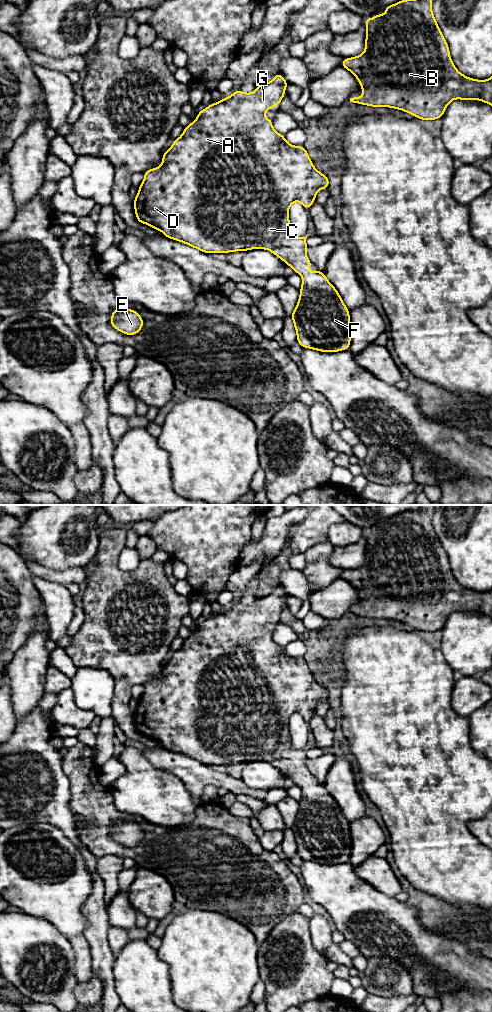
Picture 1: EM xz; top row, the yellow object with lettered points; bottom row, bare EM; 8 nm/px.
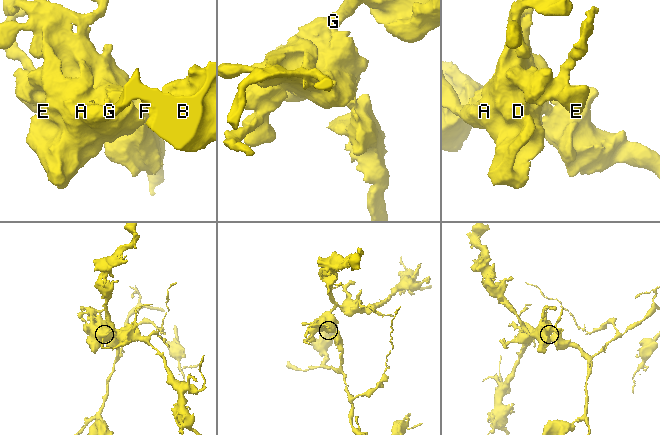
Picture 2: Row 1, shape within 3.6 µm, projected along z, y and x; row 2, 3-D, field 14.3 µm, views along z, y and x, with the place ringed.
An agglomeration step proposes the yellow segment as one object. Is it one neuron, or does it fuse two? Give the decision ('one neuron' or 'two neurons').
one neuron

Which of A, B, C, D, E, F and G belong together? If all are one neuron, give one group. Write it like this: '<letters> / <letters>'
A B C D E F G

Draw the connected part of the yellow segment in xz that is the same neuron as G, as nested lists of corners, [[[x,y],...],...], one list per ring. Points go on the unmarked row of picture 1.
[[[276,586],[273,592],[269,595],[260,594],[257,601],[252,605],[245,605],[240,602],[235,602],[232,607],[227,610],[210,616],[205,621],[197,625],[197,631],[192,633],[190,637],[184,640],[182,647],[173,653],[172,658],[163,666],[162,676],[160,679],[152,680],[144,685],[144,692],[138,700],[138,706],[134,710],[135,727],[139,735],[151,738],[158,743],[161,743],[167,750],[175,753],[180,753],[193,760],[196,760],[204,765],[229,765],[236,763],[247,763],[251,761],[266,761],[283,772],[287,778],[293,780],[294,784],[302,788],[302,798],[300,808],[295,822],[290,827],[294,834],[294,839],[297,846],[297,854],[303,860],[310,860],[320,864],[339,864],[349,861],[351,854],[351,835],[349,821],[345,818],[341,808],[336,800],[326,790],[324,784],[316,782],[307,786],[310,782],[312,774],[306,767],[308,760],[305,749],[295,749],[289,732],[289,720],[295,714],[299,713],[305,721],[309,721],[316,712],[316,706],[320,701],[329,700],[329,691],[326,687],[319,684],[313,677],[304,658],[293,658],[285,652],[285,648],[275,643],[272,639],[273,631],[266,631],[265,625],[271,623],[270,619],[279,618],[282,610],[285,608],[285,601],[289,595],[284,591],[283,587]]]

